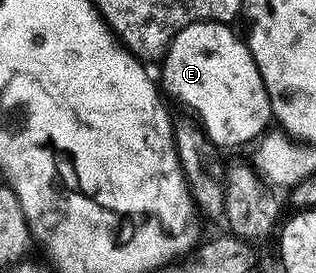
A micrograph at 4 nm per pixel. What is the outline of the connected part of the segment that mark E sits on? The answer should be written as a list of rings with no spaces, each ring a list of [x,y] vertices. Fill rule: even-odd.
[[[226,23],[186,25],[168,44],[162,56],[164,68],[158,74],[163,94],[169,100],[177,99],[197,115],[199,126],[217,149],[255,144],[273,122],[262,73],[258,73],[247,42],[232,29]]]

